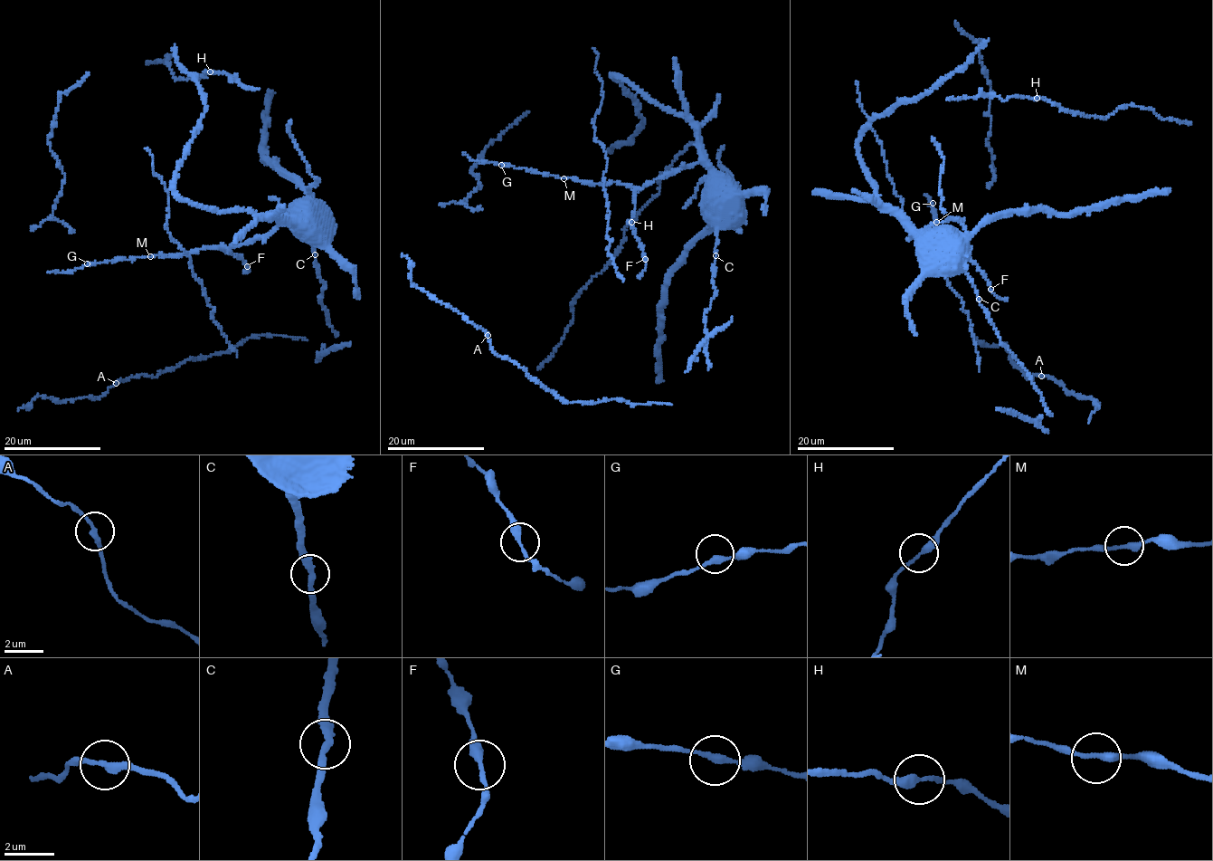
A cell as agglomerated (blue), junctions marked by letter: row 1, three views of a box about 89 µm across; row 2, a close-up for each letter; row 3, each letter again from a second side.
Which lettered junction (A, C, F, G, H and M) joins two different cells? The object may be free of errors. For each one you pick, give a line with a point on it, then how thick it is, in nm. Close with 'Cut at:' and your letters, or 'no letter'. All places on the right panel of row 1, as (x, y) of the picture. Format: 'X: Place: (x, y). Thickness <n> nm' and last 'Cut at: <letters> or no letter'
Cut at: no letter

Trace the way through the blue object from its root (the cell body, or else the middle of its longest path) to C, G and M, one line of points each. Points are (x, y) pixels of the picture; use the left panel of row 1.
C: (308, 230), (305, 237), (307, 240), (311, 233), (315, 254)
G: (308, 230), (283, 223), (268, 234), (228, 248), (200, 248), (182, 255), (151, 254), (87, 263)
M: (308, 230), (283, 223), (268, 234), (228, 248), (200, 248), (182, 255), (150, 256)

